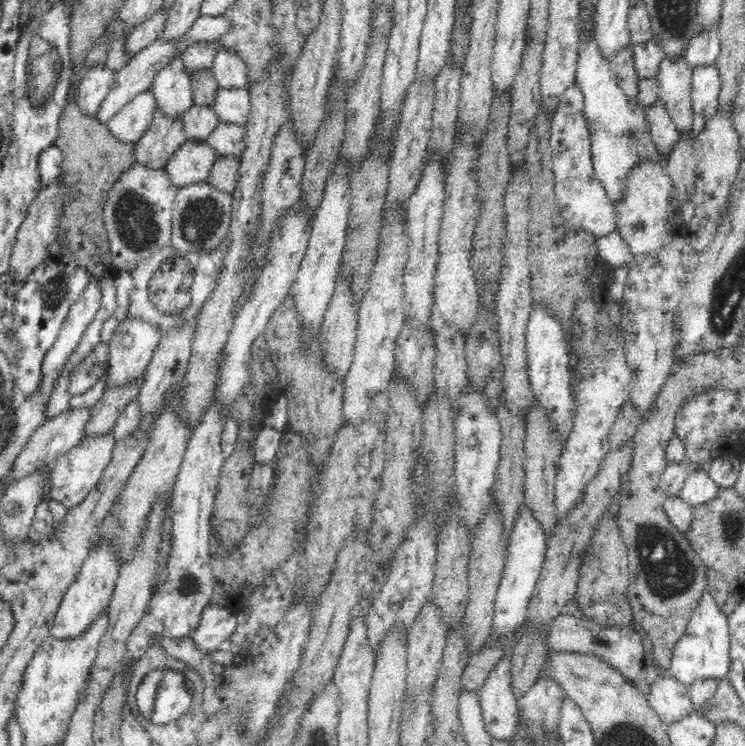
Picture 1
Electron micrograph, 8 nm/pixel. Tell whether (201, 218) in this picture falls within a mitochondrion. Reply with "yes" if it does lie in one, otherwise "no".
yes

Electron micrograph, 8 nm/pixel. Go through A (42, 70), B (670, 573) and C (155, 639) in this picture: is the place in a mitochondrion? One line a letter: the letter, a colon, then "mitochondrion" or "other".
A: mitochondrion
B: mitochondrion
C: other

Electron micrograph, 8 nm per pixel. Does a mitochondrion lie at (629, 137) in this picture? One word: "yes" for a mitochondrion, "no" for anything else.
yes

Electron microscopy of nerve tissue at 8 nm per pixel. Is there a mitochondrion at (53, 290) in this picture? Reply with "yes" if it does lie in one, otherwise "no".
yes

